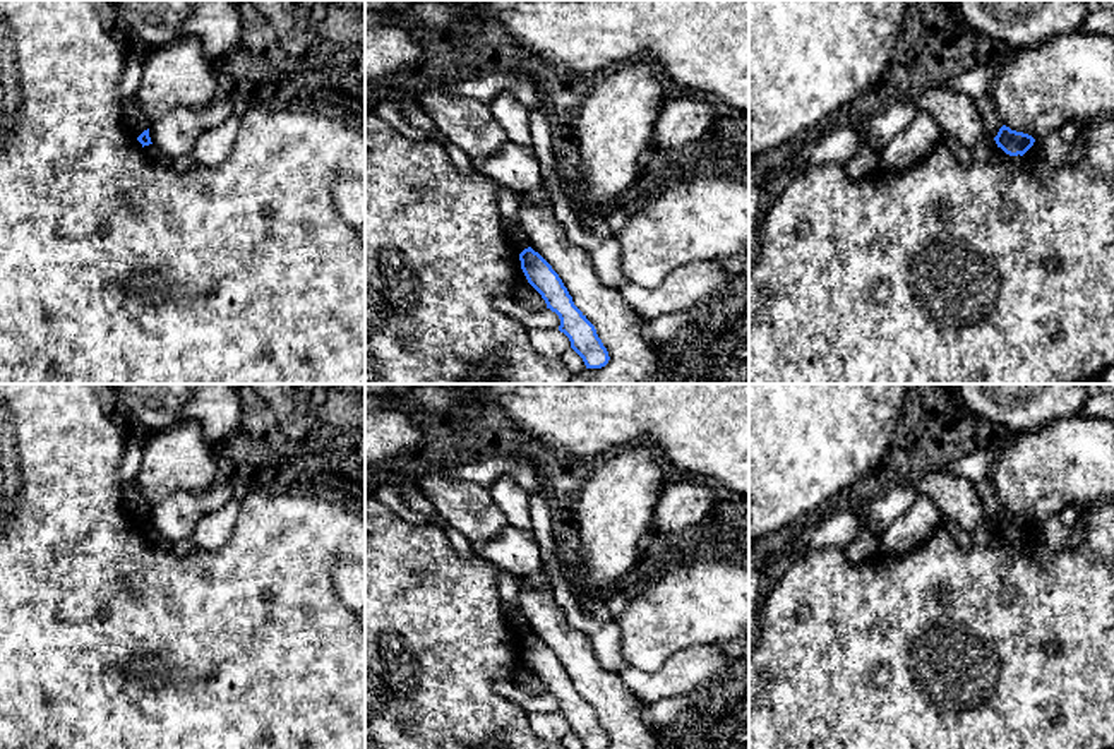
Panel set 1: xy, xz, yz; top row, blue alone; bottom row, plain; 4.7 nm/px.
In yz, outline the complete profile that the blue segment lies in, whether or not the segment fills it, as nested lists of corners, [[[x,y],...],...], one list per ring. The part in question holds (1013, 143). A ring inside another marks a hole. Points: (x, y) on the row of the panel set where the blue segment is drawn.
[[[1006,125],[999,129],[994,141],[1009,156],[1023,156],[1035,142],[1032,135],[1011,130]]]

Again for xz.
[[[531,247],[519,254],[521,269],[528,283],[542,295],[547,309],[560,319],[559,331],[564,333],[571,348],[583,358],[586,369],[602,369],[610,357],[595,326],[574,305],[572,297],[552,266]]]

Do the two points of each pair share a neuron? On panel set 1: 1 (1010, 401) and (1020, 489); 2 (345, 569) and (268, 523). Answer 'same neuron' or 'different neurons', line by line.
1: different neurons
2: different neurons

